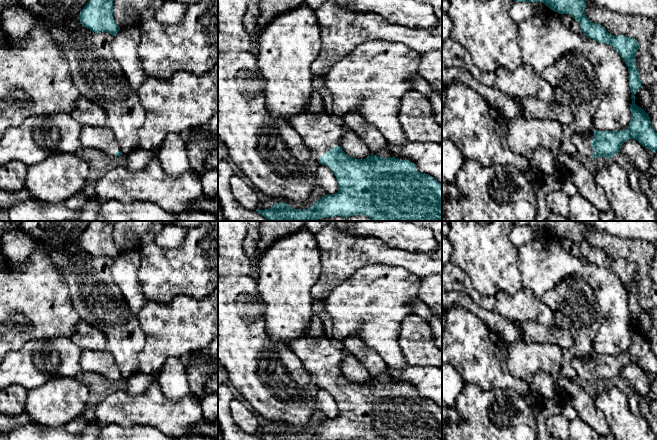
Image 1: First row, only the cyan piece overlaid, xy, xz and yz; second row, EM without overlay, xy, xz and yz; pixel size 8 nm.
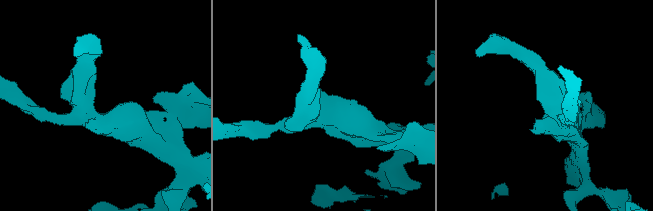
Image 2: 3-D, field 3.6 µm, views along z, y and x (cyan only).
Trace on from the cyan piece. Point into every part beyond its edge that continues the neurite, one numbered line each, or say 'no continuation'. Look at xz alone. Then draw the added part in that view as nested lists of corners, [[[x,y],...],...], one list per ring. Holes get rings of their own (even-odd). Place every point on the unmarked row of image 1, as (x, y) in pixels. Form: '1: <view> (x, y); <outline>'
1: xz (320, 358); [[[306,334],[290,341],[290,349],[303,362],[314,388],[319,388],[320,381],[334,370],[341,370],[342,355],[324,335],[309,337]]]

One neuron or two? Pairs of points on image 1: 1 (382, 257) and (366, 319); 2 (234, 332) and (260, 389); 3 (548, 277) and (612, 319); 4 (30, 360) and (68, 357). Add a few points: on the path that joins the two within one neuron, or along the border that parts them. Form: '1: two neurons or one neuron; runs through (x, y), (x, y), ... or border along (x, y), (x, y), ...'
1: two neurons; border along (403, 267), (387, 264), (367, 264), (357, 269)
2: one neuron; runs through (243, 346), (251, 357), (251, 372), (253, 375)
3: one neuron; runs through (570, 269), (585, 269), (612, 297)
4: one neuron; runs through (39, 360), (59, 357)

